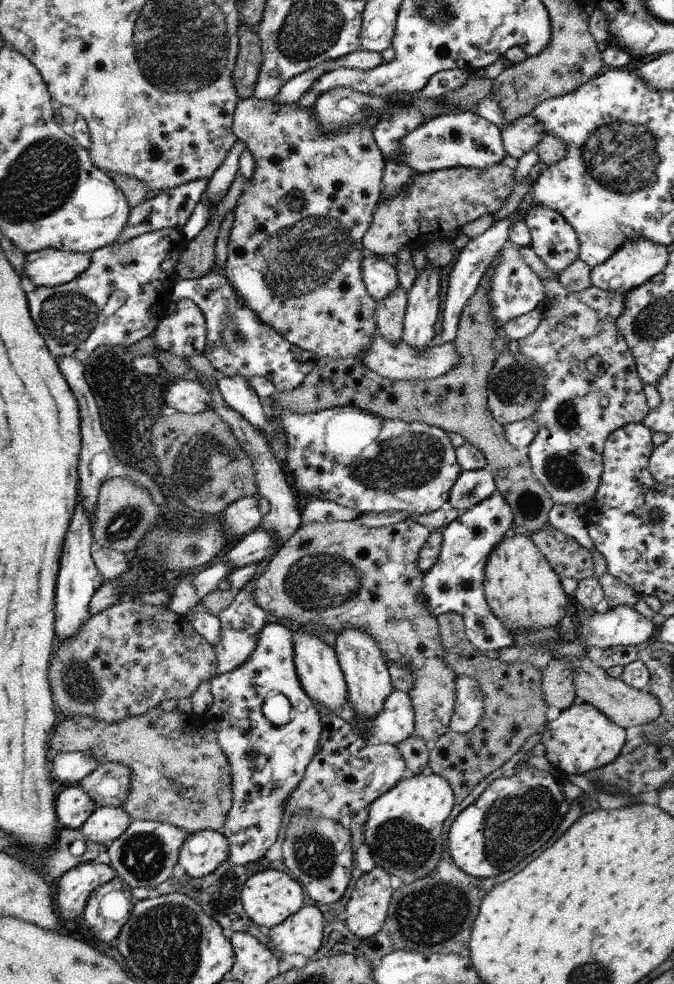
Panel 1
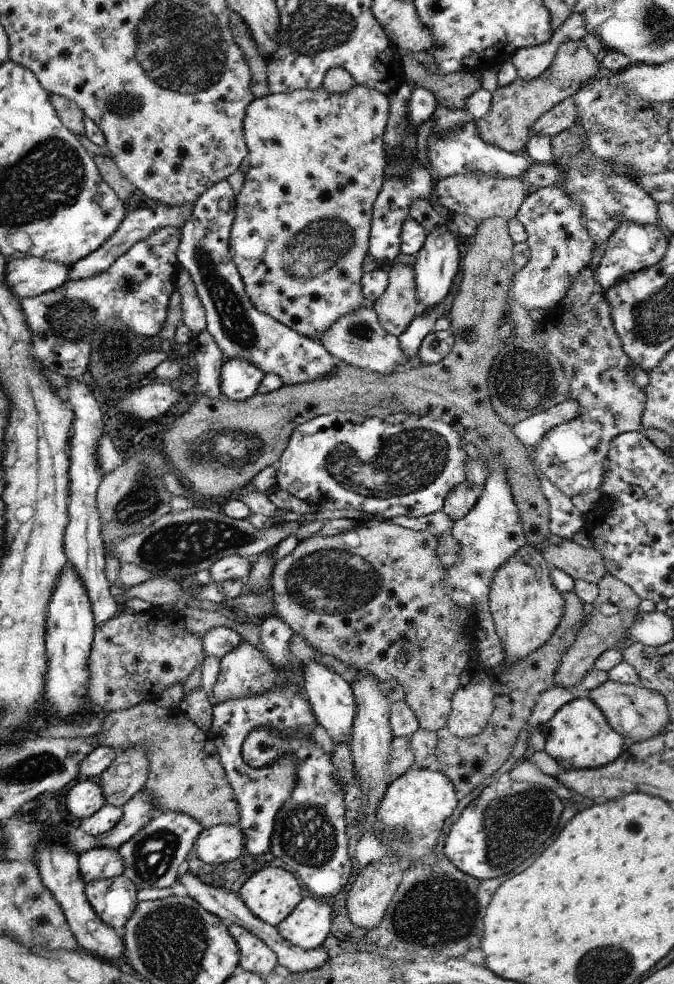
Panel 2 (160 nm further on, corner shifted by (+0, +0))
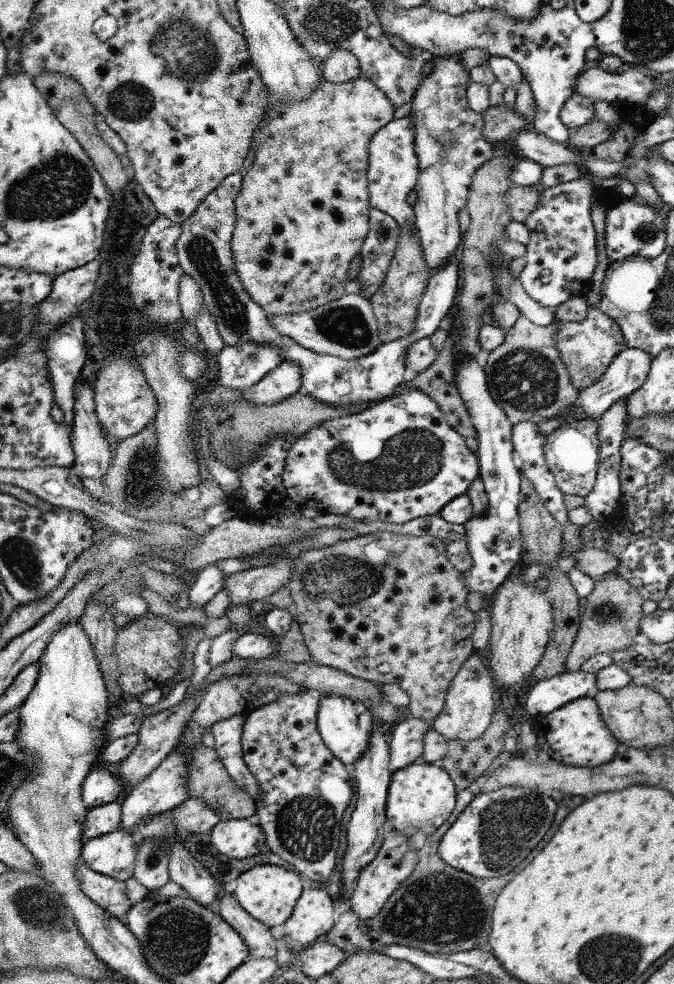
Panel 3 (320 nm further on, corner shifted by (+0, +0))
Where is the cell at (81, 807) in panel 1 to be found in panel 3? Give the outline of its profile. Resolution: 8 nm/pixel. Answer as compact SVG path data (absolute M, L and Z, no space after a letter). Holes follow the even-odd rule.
M102 764L92 770L86 783L83 785L83 801L88 811L114 801L121 801L122 786L118 776L112 772L112 767Z

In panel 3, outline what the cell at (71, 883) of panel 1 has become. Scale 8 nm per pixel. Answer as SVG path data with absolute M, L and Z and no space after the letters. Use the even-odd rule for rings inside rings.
M120 828L104 836L85 840L82 850L84 864L93 871L127 881L134 876L138 860L137 835Z

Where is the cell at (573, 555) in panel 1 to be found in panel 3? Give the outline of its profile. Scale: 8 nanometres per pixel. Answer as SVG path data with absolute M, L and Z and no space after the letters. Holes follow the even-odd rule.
M584 549L572 552L572 555L577 560L575 566L594 580L616 572L619 565L619 560L616 556L607 550Z

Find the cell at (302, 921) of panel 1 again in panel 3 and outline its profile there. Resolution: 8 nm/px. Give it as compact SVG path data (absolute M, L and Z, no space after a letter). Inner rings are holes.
M322 888L304 890L292 916L280 932L299 946L312 944L318 936L328 934L334 924L334 904Z

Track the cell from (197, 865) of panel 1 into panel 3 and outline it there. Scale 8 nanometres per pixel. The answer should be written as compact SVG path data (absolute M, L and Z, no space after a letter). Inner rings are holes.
M222 819L211 831L210 849L233 859L245 859L259 852L266 832L255 819Z

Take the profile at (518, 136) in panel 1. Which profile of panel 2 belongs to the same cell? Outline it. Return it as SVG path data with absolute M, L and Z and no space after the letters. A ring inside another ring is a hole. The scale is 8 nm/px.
M569 96L545 112L531 127L530 138L535 134L554 137L560 132L577 125L579 110L574 96Z

